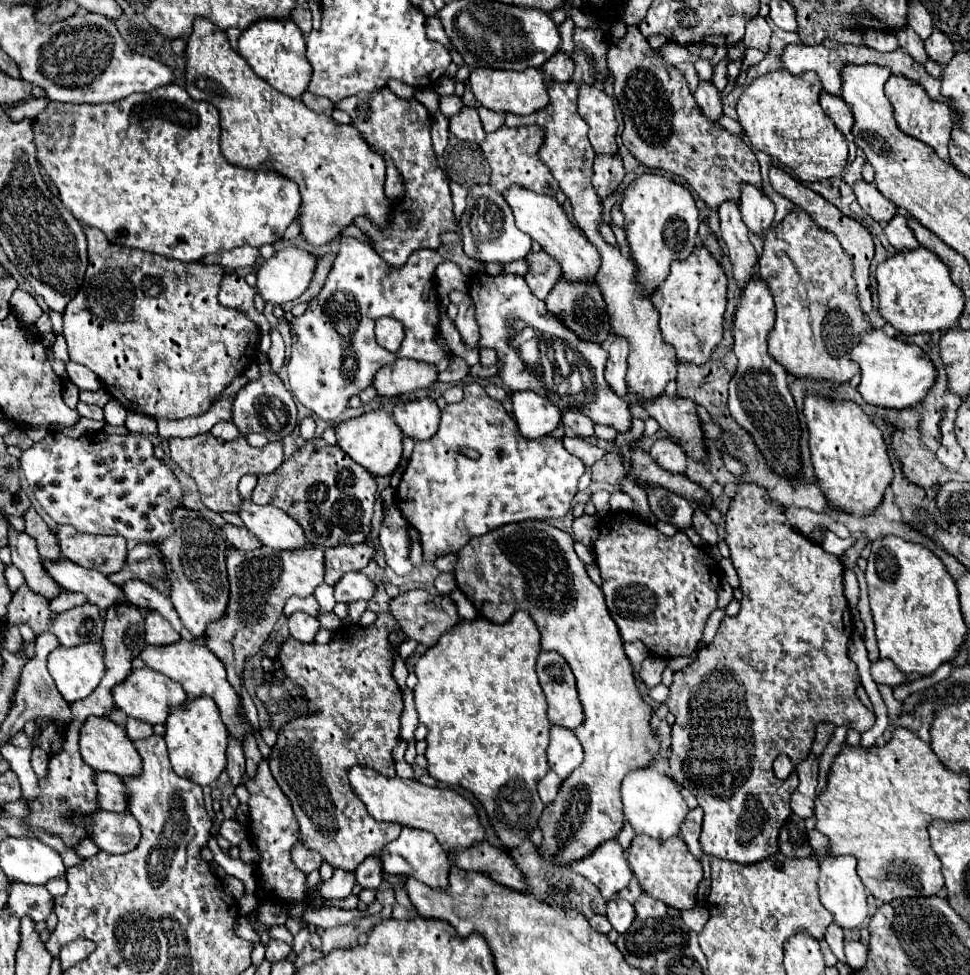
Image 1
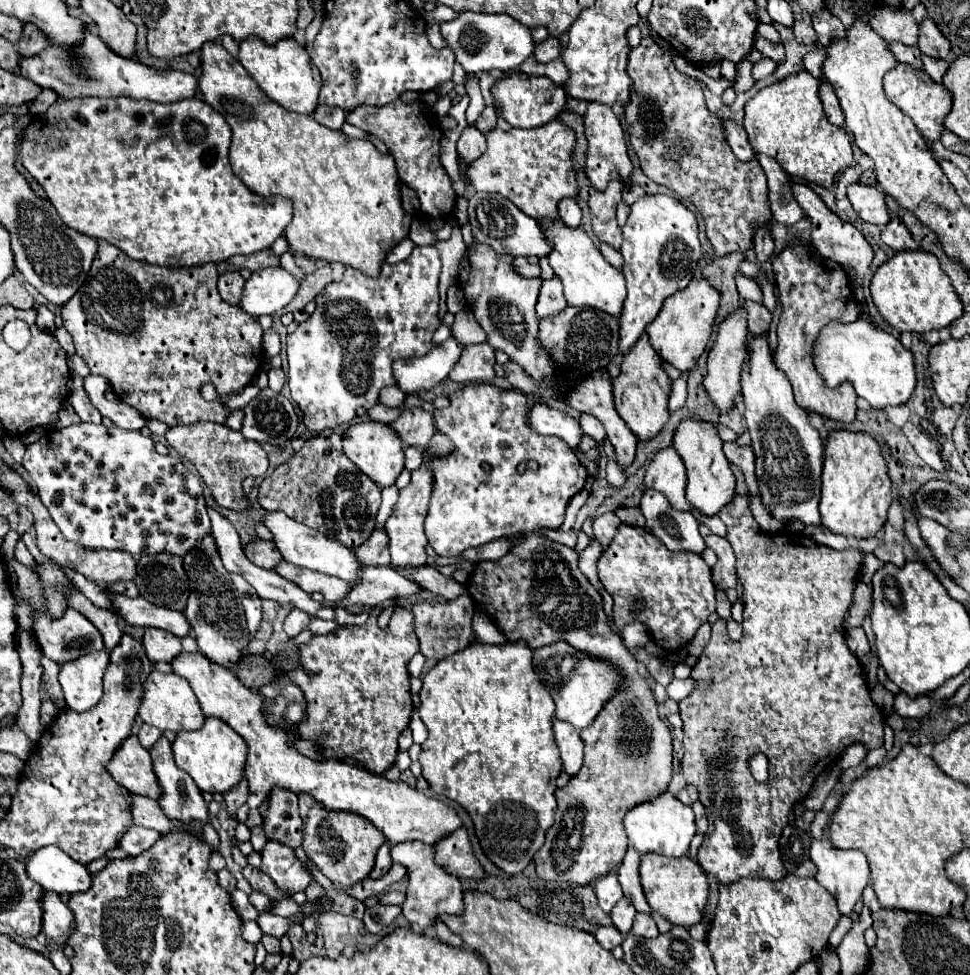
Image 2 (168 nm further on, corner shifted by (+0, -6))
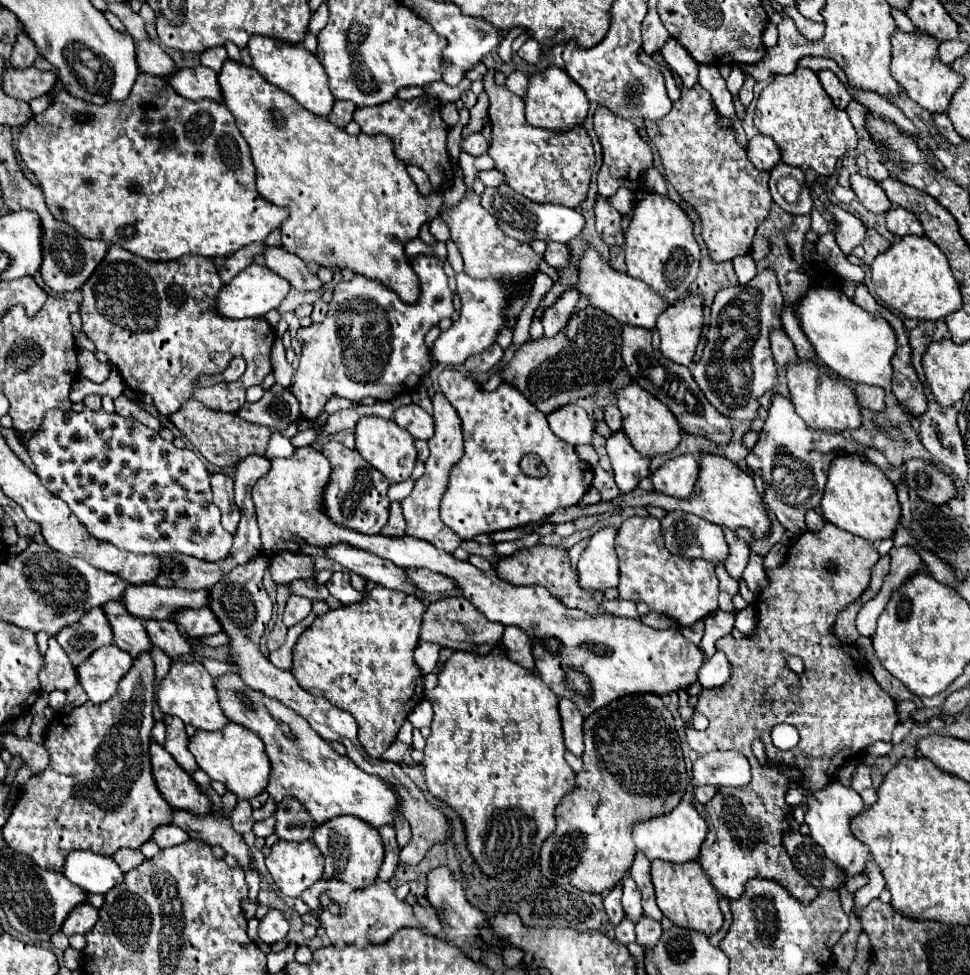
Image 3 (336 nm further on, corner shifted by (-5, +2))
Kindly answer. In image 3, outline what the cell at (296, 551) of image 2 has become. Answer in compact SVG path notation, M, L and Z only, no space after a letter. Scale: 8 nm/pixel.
M332 545L326 547L328 559L340 563L342 567L366 577L370 583L384 585L394 591L402 591L406 595L416 595L418 589L408 579L406 569L392 565L392 561L376 557L372 553L364 553L362 549L352 549L348 545Z

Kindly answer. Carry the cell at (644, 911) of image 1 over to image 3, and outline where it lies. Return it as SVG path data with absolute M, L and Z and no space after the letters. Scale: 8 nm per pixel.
M642 917L636 923L636 943L638 945L652 949L658 943L660 935L662 935L662 927L658 921L652 921L650 917Z

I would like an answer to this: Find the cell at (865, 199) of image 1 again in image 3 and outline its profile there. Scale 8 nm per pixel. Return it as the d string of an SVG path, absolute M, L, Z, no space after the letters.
M854 173L854 175L850 177L850 185L852 185L852 189L856 191L860 203L862 203L868 211L872 211L872 213L886 213L886 211L888 211L890 201L888 201L884 189L880 189L880 185L878 185L874 179L864 177L864 175L860 175L860 173Z

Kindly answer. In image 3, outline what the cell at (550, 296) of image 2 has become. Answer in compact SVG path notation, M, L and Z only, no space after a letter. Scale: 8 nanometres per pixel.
M568 289L550 309L546 309L546 315L544 315L544 321L542 321L544 337L554 337L562 329L566 329L572 313L574 313L578 297L580 295L578 295L576 289Z

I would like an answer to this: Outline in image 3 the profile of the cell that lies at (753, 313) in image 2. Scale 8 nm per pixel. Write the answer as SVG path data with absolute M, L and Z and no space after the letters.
M780 329L772 335L772 353L774 353L774 359L778 365L786 367L790 365L792 361L796 363L798 361L798 355L796 355L796 349L792 345L792 341L788 339L788 335Z

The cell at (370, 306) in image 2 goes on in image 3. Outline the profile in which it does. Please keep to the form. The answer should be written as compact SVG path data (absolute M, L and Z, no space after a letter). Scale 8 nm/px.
M420 255L412 259L412 267L416 269L420 279L420 301L416 305L404 305L400 297L384 289L380 281L356 275L352 281L342 281L336 285L334 297L330 301L330 311L322 323L312 323L310 327L298 329L298 341L302 343L302 351L300 365L292 379L290 391L298 399L300 413L304 419L316 421L330 397L346 397L354 401L374 397L378 401L390 401L400 393L410 393L420 383L420 379L430 371L430 357L428 347L424 345L424 337L442 319L452 317L454 313L452 291L448 289L440 259Z

